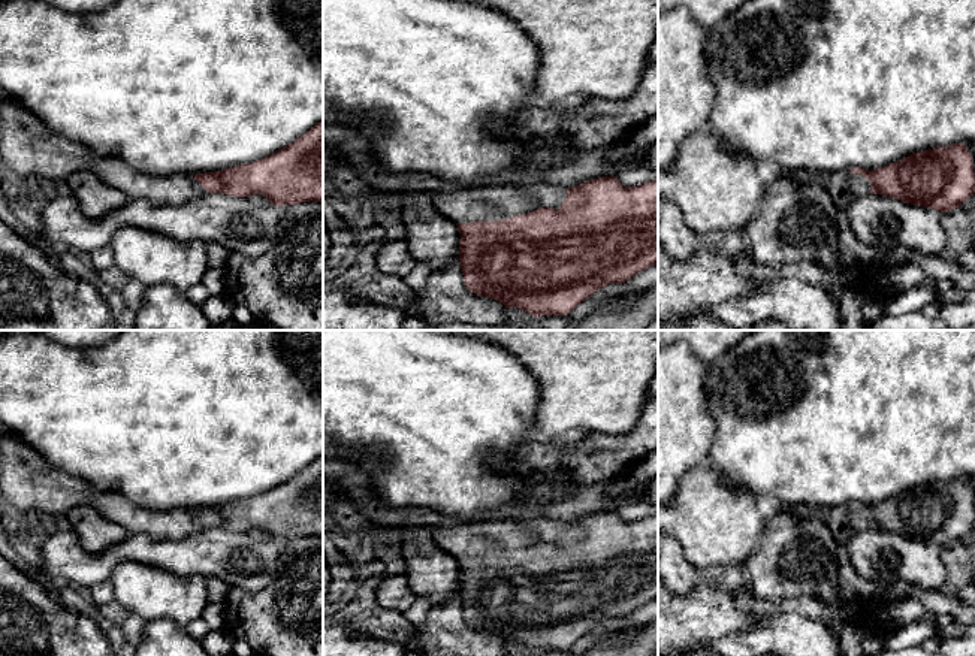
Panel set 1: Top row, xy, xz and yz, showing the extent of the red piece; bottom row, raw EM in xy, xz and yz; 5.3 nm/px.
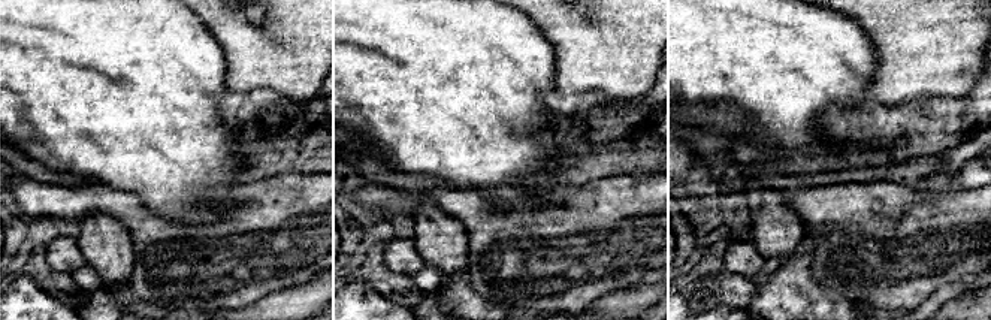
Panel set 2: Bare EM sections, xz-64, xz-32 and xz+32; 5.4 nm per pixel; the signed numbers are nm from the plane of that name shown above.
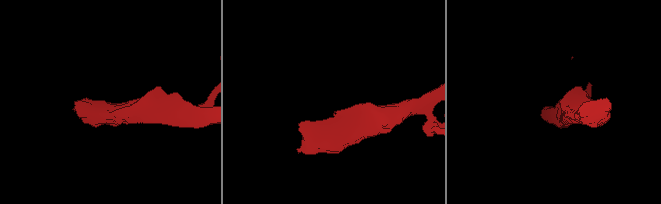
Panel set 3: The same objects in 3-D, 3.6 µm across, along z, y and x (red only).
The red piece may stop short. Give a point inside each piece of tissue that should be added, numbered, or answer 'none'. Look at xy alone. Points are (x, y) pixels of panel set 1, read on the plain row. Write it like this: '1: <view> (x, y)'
1: xy (27, 480)

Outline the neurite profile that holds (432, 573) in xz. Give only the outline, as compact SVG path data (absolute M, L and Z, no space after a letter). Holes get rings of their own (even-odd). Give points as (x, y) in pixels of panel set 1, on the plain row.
M404 526L401 535L408 587L417 598L443 605L459 592L461 568L456 557L435 542L431 527Z

